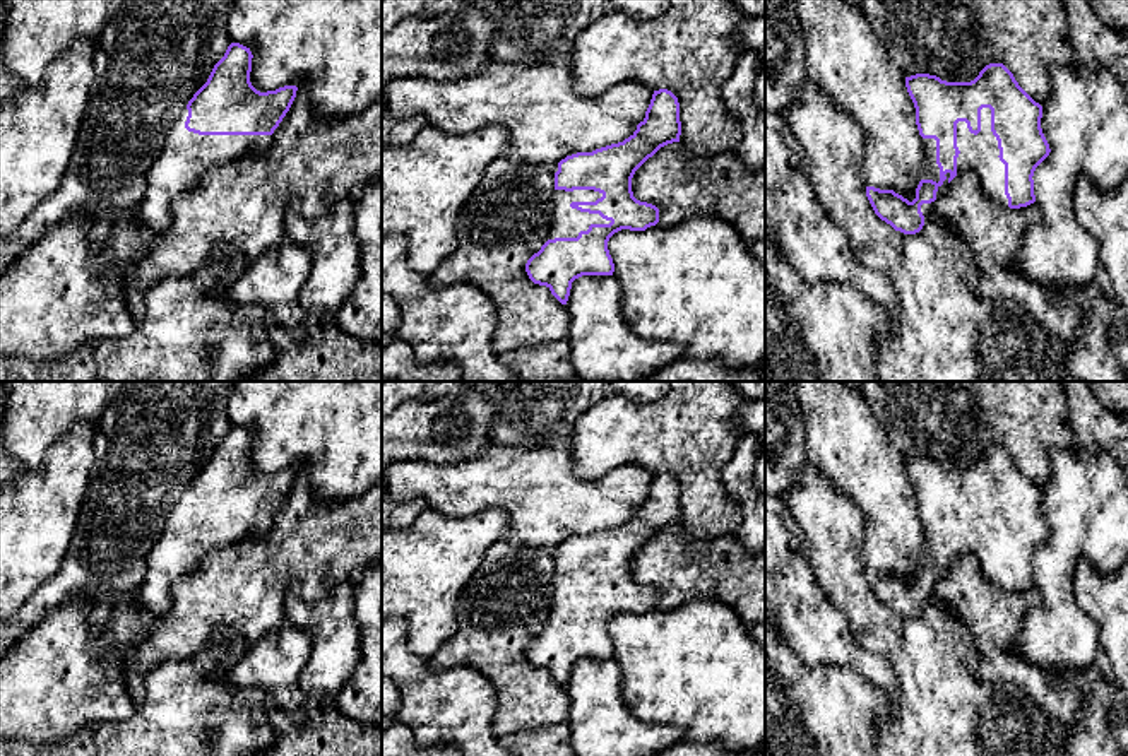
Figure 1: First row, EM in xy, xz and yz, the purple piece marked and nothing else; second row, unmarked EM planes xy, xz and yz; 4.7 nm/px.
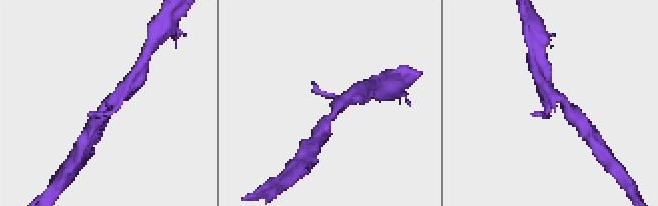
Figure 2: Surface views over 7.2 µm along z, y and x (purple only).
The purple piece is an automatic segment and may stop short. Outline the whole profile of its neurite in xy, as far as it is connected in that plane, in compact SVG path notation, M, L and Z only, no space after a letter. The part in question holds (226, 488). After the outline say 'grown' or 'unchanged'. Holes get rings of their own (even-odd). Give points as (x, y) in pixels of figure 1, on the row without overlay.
M231 426L207 465L171 508L147 554L139 599L154 616L171 609L171 585L188 576L216 549L269 529L289 494L296 469L260 475L250 465L250 431Z; grown

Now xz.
M659 472L652 477L645 501L628 522L548 547L555 559L551 607L548 624L525 647L529 662L534 667L546 669L561 688L567 688L575 662L613 659L609 621L621 612L645 614L659 605L659 592L633 580L632 561L661 530L680 525L680 518L678 481L668 472Z; grown

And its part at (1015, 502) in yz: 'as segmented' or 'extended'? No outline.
extended

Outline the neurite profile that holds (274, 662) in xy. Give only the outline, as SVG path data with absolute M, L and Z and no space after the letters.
M289 623L260 636L240 657L229 660L228 679L238 688L260 688L270 705L288 712L294 722L308 722L300 674L310 657L310 635Z

